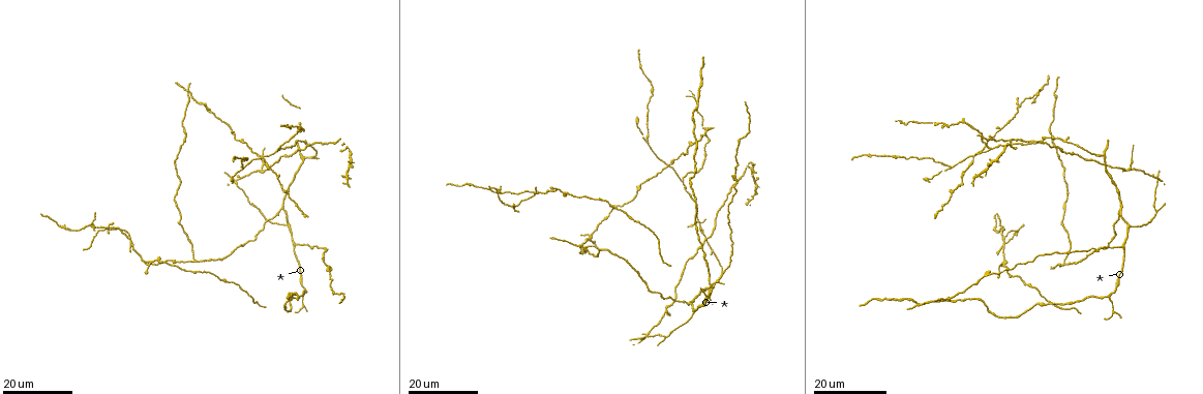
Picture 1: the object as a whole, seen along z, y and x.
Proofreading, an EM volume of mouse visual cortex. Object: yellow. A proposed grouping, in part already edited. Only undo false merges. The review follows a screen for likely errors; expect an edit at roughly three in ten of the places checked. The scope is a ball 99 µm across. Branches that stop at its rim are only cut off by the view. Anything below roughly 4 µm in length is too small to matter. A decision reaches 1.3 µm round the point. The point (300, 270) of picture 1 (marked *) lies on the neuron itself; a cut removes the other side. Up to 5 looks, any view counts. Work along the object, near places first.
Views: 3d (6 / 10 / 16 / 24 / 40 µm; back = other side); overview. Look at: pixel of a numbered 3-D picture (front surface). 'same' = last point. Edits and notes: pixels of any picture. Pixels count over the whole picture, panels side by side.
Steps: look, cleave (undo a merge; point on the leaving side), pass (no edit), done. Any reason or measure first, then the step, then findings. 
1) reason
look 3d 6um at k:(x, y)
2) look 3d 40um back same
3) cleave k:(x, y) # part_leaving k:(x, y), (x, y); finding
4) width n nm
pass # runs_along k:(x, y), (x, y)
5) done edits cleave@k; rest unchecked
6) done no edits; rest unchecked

thin arm on a thick one
look 3d 24um at 1:(1108, 299)

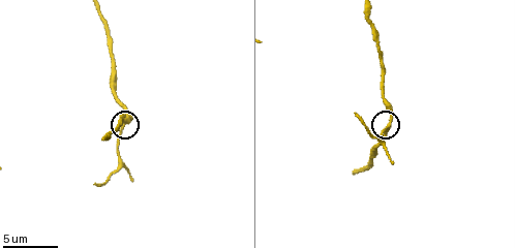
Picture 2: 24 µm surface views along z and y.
look 3d 10um at 2:(388, 127)

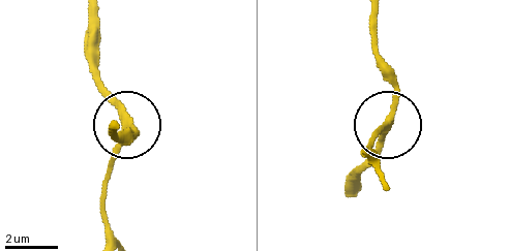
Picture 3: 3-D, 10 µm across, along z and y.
pass # one neuron here

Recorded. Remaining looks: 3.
three-way junction
look 3d 16um at 1:(282, 209)

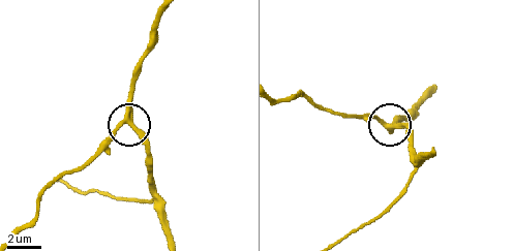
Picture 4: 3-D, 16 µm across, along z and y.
zoom in
look 3d 6um at 4:(126, 118)

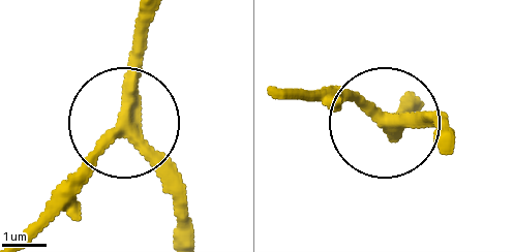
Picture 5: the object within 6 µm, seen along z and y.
width 310 nm
pass # one neuron here

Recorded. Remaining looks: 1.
done no edits; rest unchecked

